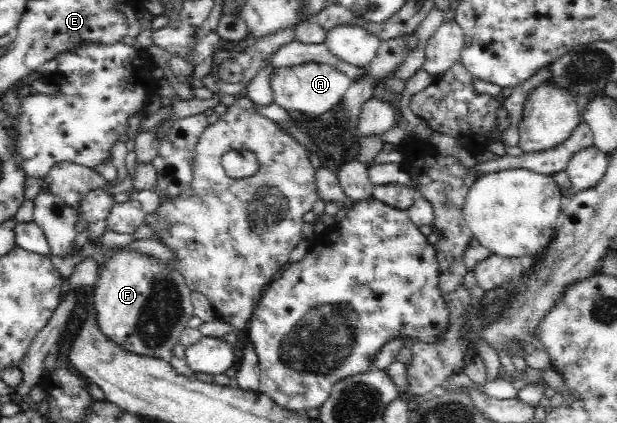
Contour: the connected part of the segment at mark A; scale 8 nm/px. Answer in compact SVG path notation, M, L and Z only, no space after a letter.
M306 62L297 66L274 68L269 75L269 86L273 94L273 104L287 112L325 113L344 99L345 91L352 80L337 70L332 64Z

